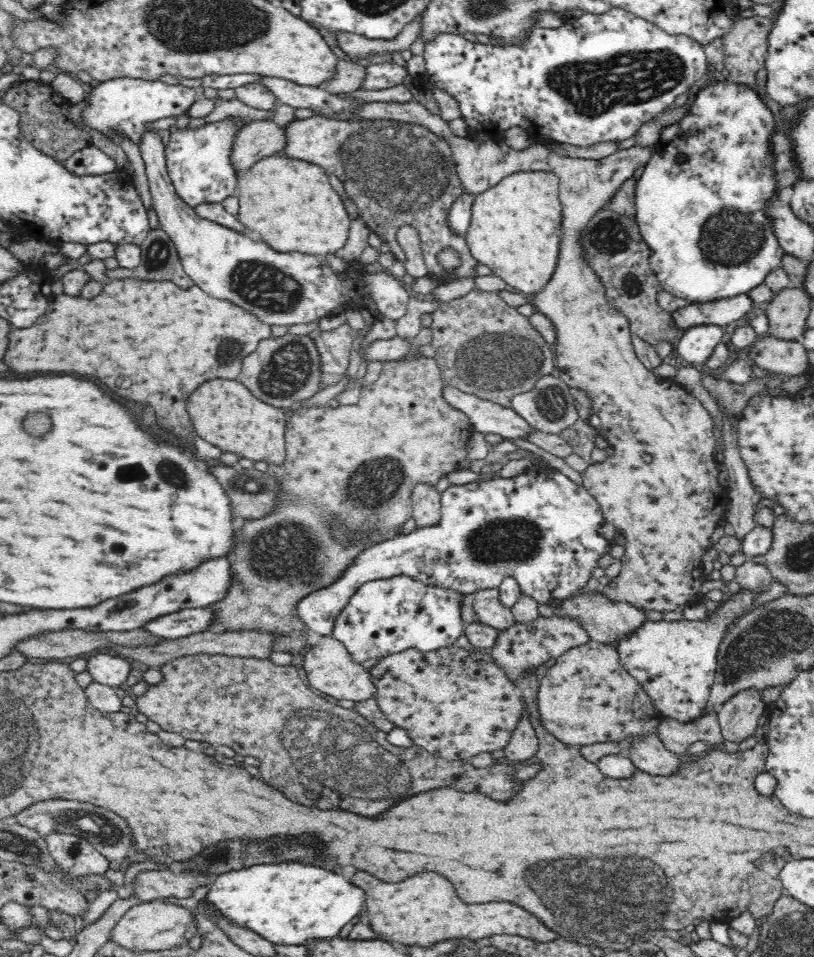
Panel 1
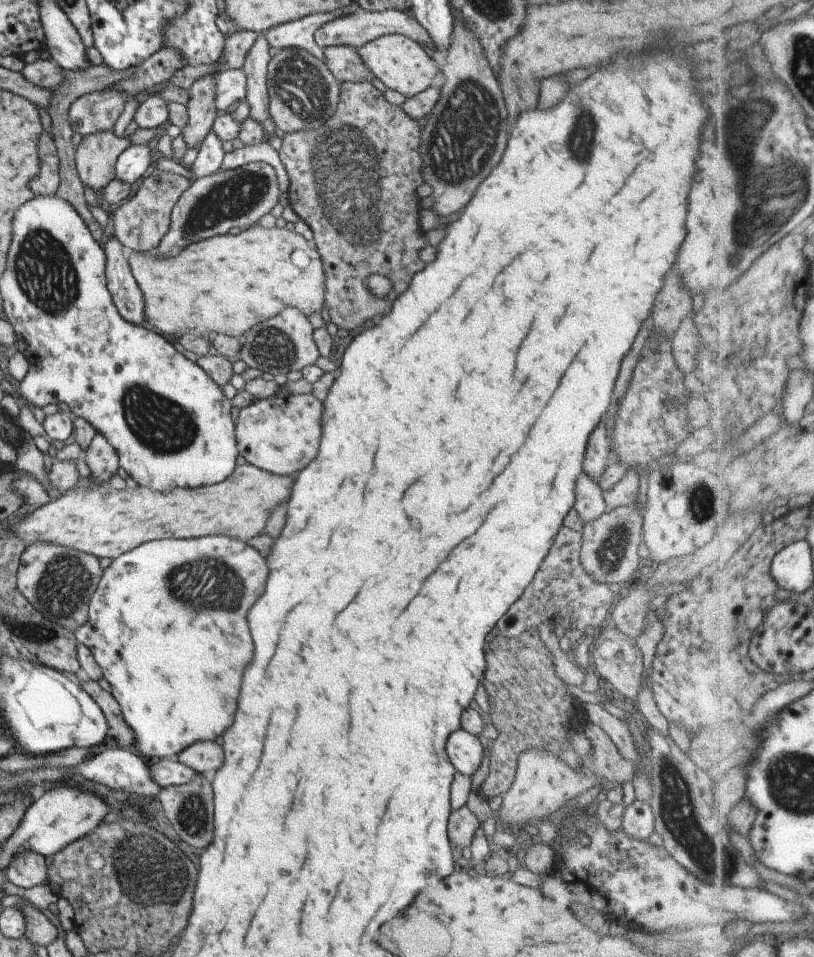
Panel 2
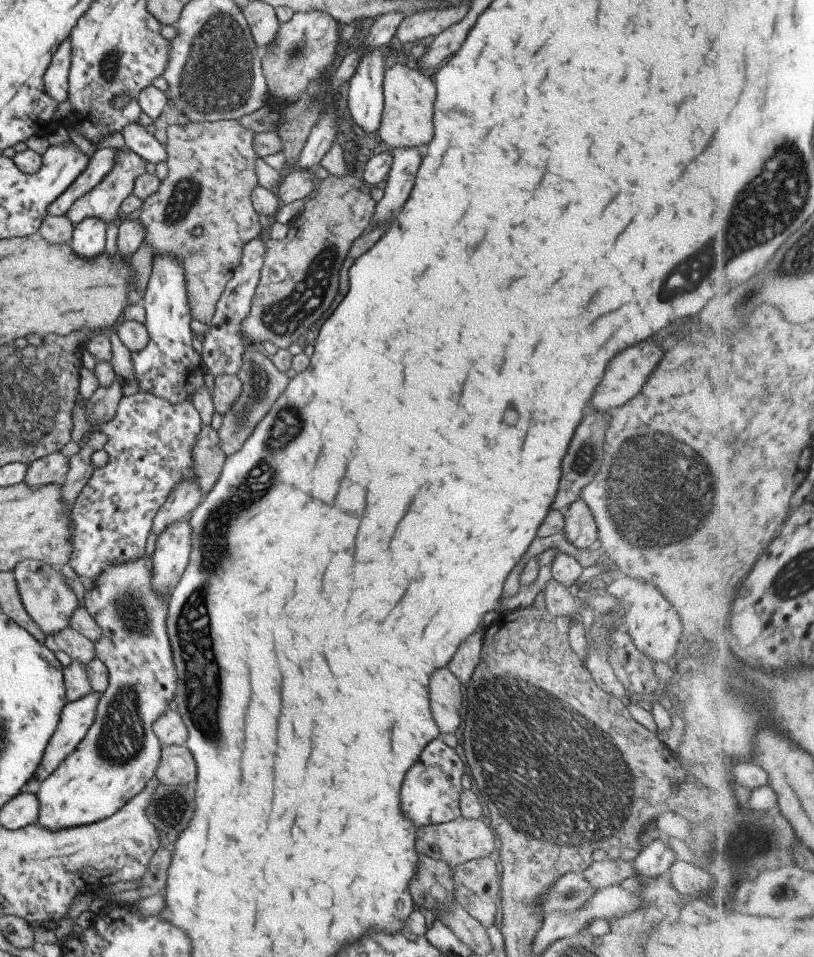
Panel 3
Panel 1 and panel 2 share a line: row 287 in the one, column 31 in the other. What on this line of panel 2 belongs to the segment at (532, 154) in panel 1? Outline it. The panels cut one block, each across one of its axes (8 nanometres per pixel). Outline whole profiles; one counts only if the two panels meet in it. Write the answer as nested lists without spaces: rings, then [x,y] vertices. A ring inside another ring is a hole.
[[[33,542],[26,545],[21,553],[16,570],[16,585],[19,594],[47,620],[74,631],[84,622],[87,622],[87,605],[91,595],[97,590],[97,584],[103,576],[103,570],[99,566],[96,556],[79,551],[71,551],[69,548],[61,548],[51,542]]]

